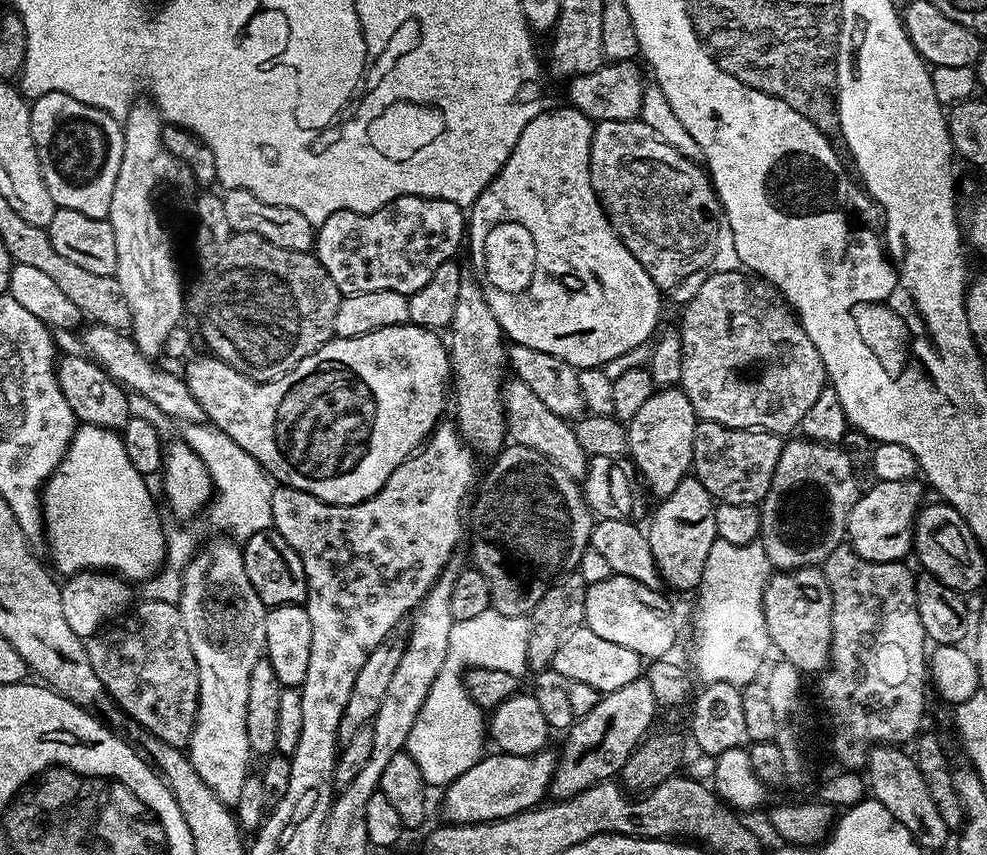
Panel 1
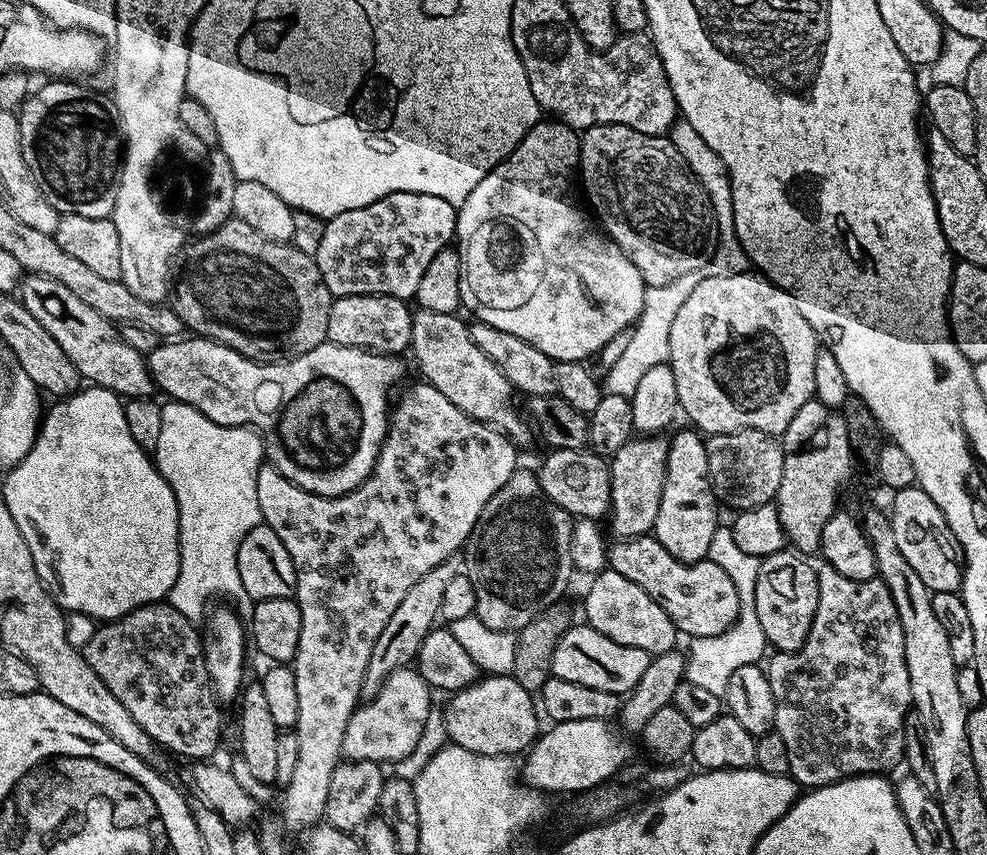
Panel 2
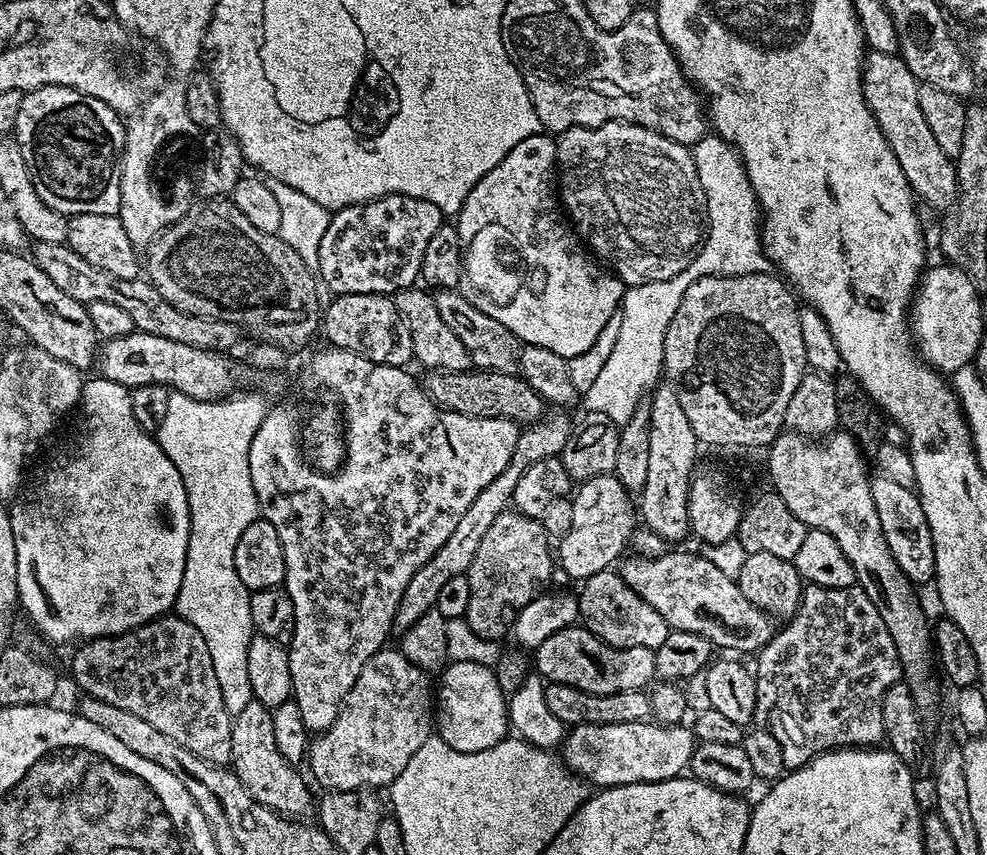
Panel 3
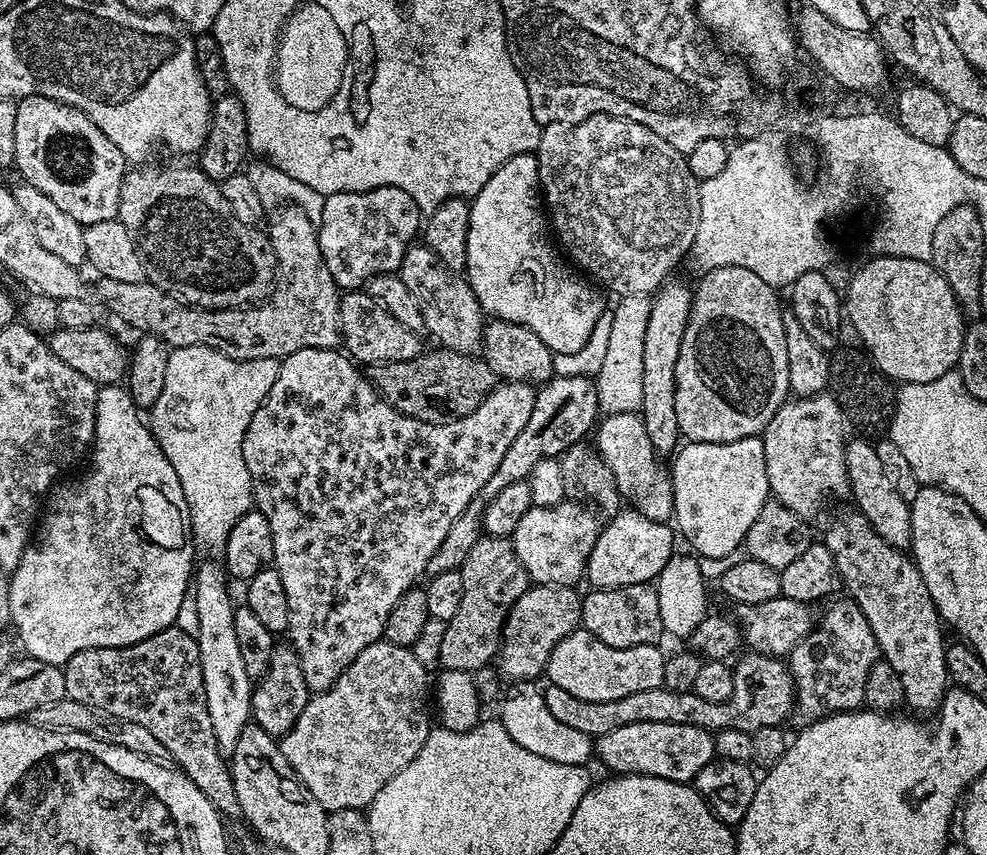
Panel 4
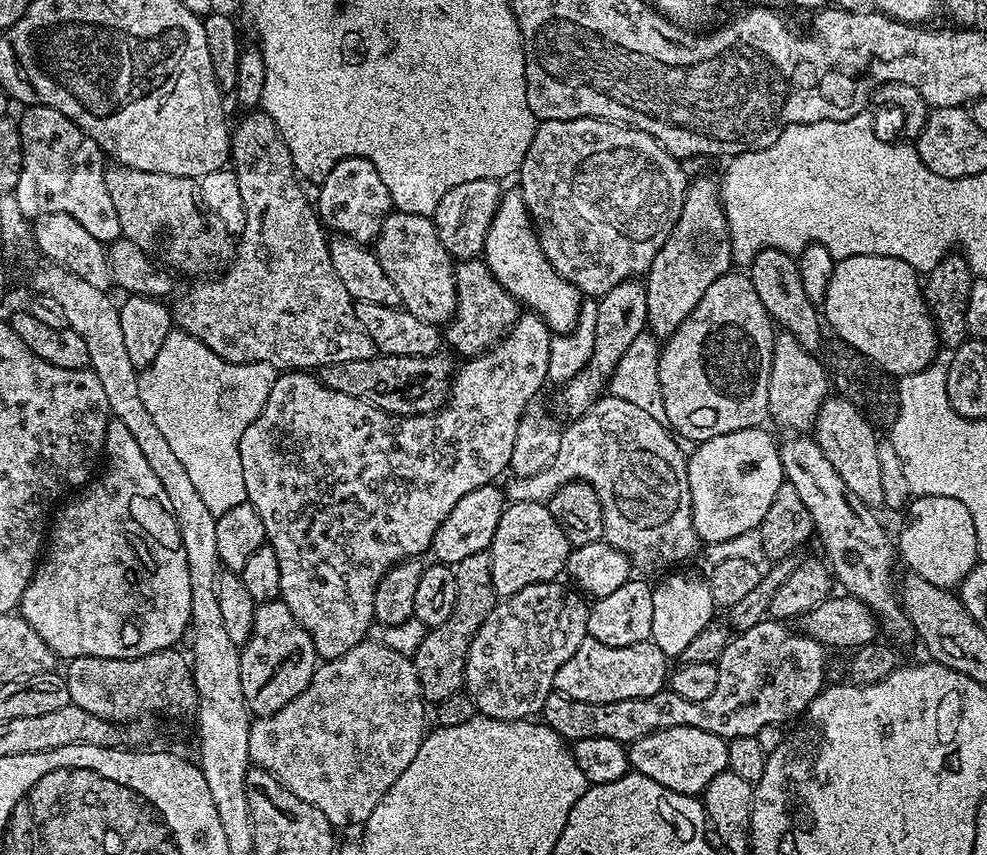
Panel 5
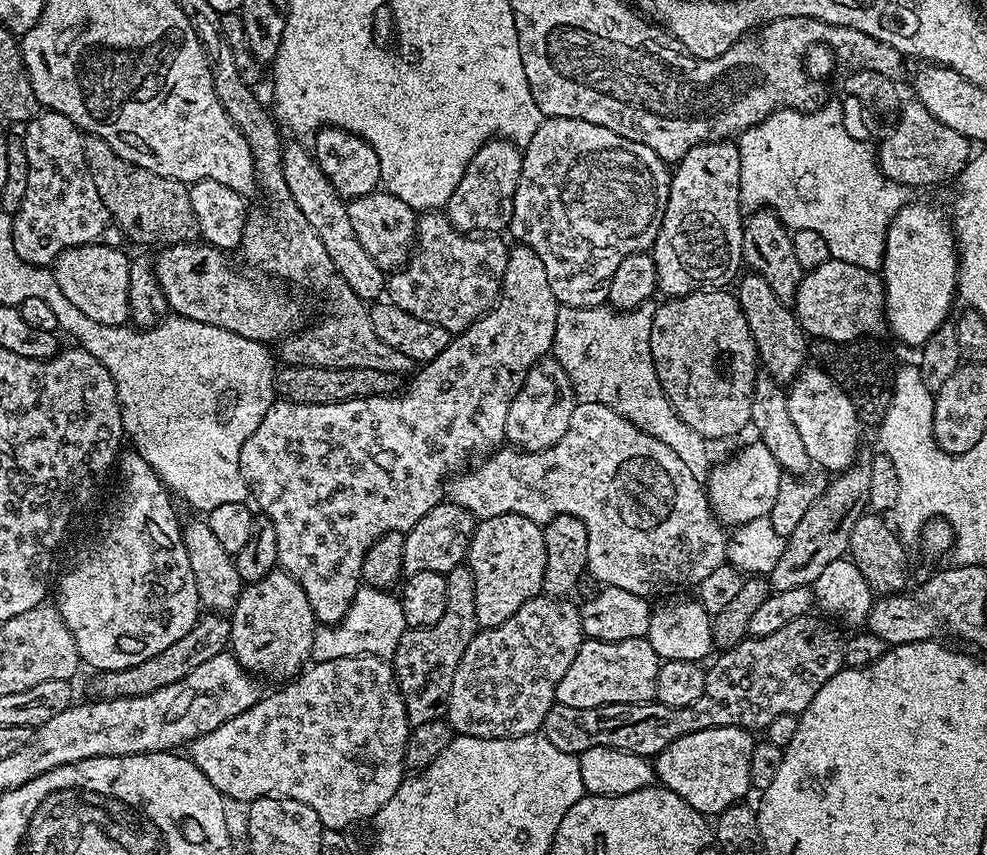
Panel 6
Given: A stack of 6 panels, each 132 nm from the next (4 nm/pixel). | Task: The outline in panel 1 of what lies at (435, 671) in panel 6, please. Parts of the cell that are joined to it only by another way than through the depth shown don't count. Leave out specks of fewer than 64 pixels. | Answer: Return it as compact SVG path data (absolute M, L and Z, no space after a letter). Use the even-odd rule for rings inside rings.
M509 443L496 453L491 464L492 469L490 469L485 476L483 473L482 479L479 481L478 491L475 493L474 503L470 508L470 532L472 528L471 563L478 571L480 571L482 578L486 578L486 582L490 582L490 598L492 599L492 607L498 610L498 614L527 617L529 613L534 610L535 606L538 605L542 596L546 594L546 590L551 587L553 583L568 573L579 569L582 554L589 551L590 548L594 513L584 500L581 485L576 481L576 479L574 479L570 474L566 474L566 470L562 470L562 466L558 466L554 462L550 462L550 458L546 458L542 454L538 454L538 450L530 450L530 446Z

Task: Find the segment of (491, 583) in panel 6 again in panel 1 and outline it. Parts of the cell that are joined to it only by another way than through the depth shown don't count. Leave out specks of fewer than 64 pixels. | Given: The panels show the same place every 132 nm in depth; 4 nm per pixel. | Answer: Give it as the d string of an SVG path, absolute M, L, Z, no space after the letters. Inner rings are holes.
M679 386L661 387L653 391L632 420L627 421L628 451L639 479L656 495L663 498L678 490L678 482L692 472L694 430L698 417L690 398Z

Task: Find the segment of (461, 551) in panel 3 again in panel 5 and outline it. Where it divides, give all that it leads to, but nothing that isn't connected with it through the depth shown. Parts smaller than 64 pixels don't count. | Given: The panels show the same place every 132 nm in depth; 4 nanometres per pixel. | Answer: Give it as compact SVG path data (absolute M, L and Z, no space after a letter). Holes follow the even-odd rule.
M639 279L623 280L618 286L614 286L614 290L599 297L594 322L594 350L590 354L588 365L559 389L560 397L556 404L562 415L575 418L586 414L586 410L590 410L590 406L605 395L606 385L611 381L622 354L626 354L634 338L646 331L647 322L646 290Z

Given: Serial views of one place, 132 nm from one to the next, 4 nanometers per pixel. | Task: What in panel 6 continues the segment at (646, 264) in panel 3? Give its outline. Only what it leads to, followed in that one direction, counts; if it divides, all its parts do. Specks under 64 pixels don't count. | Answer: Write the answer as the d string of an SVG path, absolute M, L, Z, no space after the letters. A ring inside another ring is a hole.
M557 116L545 119L538 126L538 134L530 138L528 144L522 148L522 170L518 178L518 190L514 194L514 214L510 225L510 232L517 236L523 247L534 250L538 258L542 258L542 266L546 266L546 278L550 282L550 290L554 290L557 305L565 308L593 308L605 303L608 298L608 283L614 278L614 270L618 270L618 262L635 252L648 252L655 244L662 218L666 214L668 201L668 187L672 181L669 165L650 146L642 146L642 142L630 142L630 138L622 138L614 134L614 130L606 130L606 126L598 126L594 122L582 122L570 118Z

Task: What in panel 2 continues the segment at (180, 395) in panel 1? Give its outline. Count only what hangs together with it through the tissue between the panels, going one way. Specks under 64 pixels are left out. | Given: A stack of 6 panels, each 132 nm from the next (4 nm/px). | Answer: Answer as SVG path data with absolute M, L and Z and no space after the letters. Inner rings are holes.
M30 274L21 281L18 296L30 314L37 318L38 322L58 343L58 346L64 350L66 356L70 358L70 362L78 370L81 379L95 387L108 389L123 399L151 397L155 393L156 387L152 381L152 375L149 373L145 355L125 342L123 335L111 320L91 309L82 299L75 297L66 286L54 282L53 279L46 279L45 276Z

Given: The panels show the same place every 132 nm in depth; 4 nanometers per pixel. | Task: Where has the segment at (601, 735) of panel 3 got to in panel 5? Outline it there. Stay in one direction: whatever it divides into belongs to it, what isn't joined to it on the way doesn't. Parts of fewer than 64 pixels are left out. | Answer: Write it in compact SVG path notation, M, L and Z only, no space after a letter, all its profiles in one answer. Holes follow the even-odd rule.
M674 726L670 730L646 734L646 738L638 738L626 749L631 771L654 778L658 786L666 786L687 796L699 797L704 787L718 774L725 772L728 766L728 741L718 734L690 726Z

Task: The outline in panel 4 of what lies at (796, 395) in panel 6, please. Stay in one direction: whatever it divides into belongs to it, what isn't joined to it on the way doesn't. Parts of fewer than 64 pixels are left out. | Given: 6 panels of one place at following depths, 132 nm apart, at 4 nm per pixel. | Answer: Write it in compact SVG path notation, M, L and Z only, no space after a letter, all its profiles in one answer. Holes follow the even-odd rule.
M849 439L844 446L846 454L846 474L850 496L856 499L855 507L874 526L874 530L883 540L890 542L890 546L901 550L912 547L912 527L910 518L912 510L909 501L901 498L898 490L894 490L886 470L882 470L882 461L878 459L875 447L867 439Z

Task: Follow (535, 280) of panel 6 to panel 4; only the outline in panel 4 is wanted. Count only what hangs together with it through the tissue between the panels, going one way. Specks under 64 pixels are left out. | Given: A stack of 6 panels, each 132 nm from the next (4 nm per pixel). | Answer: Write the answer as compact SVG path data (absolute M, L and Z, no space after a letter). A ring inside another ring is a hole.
M307 348L306 350L298 350L294 354L283 357L280 360L280 369L278 370L278 378L274 382L274 386L270 386L270 394L265 398L264 405L254 414L254 418L250 418L250 426L246 426L246 434L242 442L242 458L246 458L246 470L250 470L250 478L252 479L252 498L255 507L266 518L266 522L270 522L270 534L274 538L274 554L272 559L274 567L278 570L278 574L282 574L282 586L286 589L286 602L290 602L290 622L286 633L287 639L290 638L291 647L295 648L297 654L300 655L300 665L302 666L302 674L306 674L306 686L309 693L325 692L328 688L334 686L334 682L338 682L338 678L342 674L342 670L346 670L346 666L350 666L350 662L354 662L354 658L358 658L358 654L362 654L362 650L366 650L366 646L373 644L375 640L381 639L386 626L386 618L390 618L390 610L394 610L394 606L398 606L398 598L402 598L402 594L406 594L406 590L417 587L420 575L428 572L428 563L430 558L434 558L434 550L438 550L438 546L442 546L442 541L446 538L446 533L450 531L450 526L454 526L454 522L458 522L458 514L462 514L462 510L466 510L466 506L470 506L470 502L482 490L482 486L486 486L486 482L490 482L494 470L498 470L502 458L506 454L506 450L510 450L510 442L514 442L514 438L518 438L518 434L522 434L522 426L526 426L526 421L530 419L530 414L534 410L534 402L536 401L537 389L533 385L523 380L510 380L507 382L497 383L496 389L484 399L482 406L478 406L478 410L474 410L474 414L466 414L462 418L452 420L448 424L427 424L418 418L410 418L406 414L402 414L394 406L390 406L387 402L376 393L376 387L367 375L358 367L355 360L343 351L335 348Z

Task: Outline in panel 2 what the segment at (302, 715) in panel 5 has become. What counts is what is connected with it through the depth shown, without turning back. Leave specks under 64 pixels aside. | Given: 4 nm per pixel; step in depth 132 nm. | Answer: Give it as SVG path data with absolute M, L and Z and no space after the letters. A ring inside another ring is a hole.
M415 667L394 670L394 674L386 678L380 693L372 700L363 701L350 722L346 722L346 734L342 738L343 755L349 760L369 760L381 766L387 765L387 760L405 760L414 746L418 746L422 726L426 726L428 715L434 710L432 696L433 689Z

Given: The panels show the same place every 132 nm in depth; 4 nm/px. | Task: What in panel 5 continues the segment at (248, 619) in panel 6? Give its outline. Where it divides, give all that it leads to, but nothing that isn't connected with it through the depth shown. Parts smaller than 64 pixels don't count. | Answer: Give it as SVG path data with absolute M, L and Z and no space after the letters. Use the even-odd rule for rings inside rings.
M281 599L256 605L254 630L240 648L240 660L245 706L256 718L278 714L286 702L294 702L294 698L310 686L310 678L314 678L318 667L310 634L306 634L298 618L290 614L290 606L286 606Z

